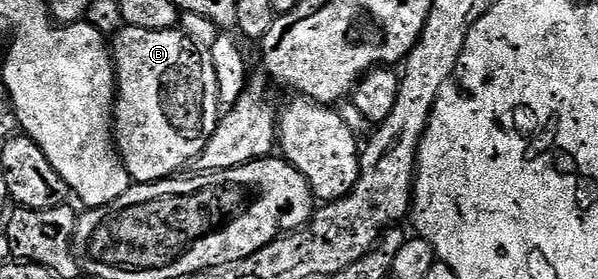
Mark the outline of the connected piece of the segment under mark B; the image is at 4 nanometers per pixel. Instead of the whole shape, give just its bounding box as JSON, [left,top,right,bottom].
[111,26,223,184]

